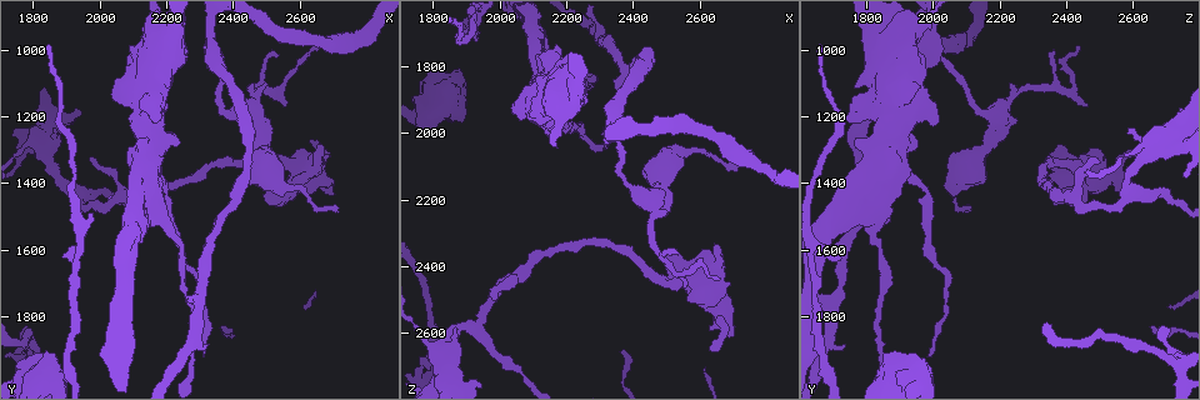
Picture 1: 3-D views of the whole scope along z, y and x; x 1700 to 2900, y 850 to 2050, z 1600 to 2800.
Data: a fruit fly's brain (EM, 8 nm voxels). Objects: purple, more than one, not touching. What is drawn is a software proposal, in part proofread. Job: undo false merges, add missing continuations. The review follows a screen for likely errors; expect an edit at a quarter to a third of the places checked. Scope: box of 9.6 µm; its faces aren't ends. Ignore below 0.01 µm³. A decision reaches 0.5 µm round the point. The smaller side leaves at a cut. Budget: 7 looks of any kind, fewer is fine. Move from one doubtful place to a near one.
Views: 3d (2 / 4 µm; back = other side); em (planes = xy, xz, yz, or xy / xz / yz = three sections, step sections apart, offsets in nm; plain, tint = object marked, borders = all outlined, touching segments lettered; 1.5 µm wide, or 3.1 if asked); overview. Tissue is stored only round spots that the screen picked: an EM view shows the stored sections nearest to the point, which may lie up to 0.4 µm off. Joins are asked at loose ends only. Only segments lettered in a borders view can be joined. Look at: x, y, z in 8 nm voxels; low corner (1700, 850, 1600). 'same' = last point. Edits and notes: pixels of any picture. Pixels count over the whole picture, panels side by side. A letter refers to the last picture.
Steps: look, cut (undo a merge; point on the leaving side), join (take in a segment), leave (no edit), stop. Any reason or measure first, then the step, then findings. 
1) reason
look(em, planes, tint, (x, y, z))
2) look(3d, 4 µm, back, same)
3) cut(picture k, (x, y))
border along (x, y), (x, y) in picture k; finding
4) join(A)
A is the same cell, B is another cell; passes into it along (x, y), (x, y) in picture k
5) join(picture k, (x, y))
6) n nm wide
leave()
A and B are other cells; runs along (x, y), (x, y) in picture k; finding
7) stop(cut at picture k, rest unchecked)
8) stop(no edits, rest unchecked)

look(em, planes, borders, (1770, 1940, 2740))

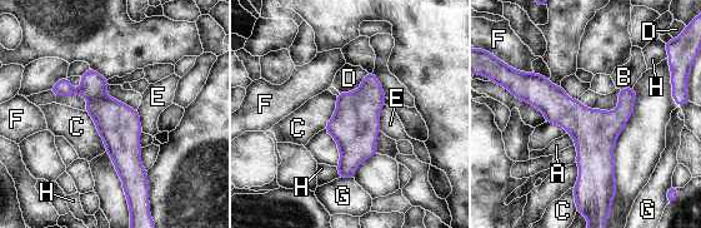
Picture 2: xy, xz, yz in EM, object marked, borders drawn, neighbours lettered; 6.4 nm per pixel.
C touches over 300 nm
leave()
A, B, C, D, E, F, G and H are other cells; runs along (64, 80), (119, 125), (129, 189) in picture 2; all the same neuron

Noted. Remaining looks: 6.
tapers out
look(em, xz, step 8, borders, (1930, 1620, 1720))

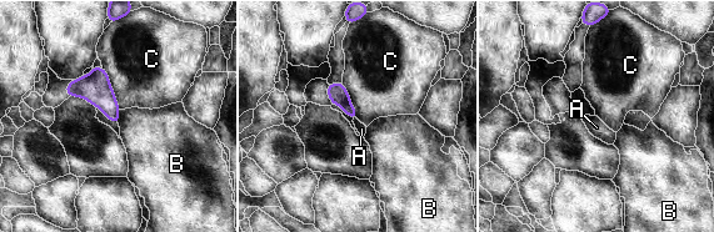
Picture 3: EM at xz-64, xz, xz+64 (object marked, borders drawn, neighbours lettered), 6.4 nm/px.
look(em, planes, borders, same)

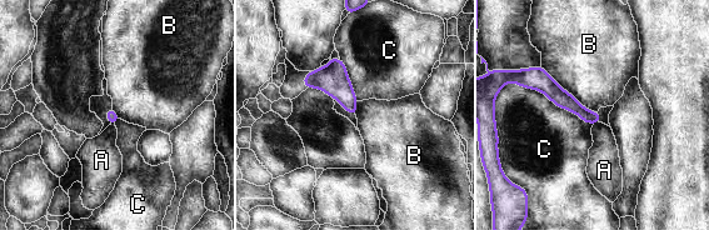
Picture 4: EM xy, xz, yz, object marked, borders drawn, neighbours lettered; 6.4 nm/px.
leave()
A, B and C are other cells; runs along (532, 73), (585, 115), (597, 118) in picture 4; no lettered segment goes on from it

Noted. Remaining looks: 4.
branch stops here
look(em, planes, borders, (2330, 1890, 1730))

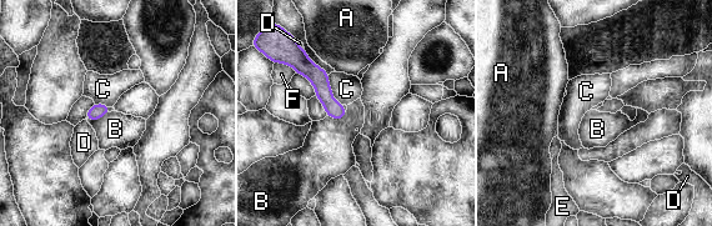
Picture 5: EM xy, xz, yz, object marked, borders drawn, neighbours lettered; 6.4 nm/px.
leave()
A, B, C, D, E and F are other cells; no lettered segment goes on from it

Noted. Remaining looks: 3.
stop(no edits, rest unchecked)

